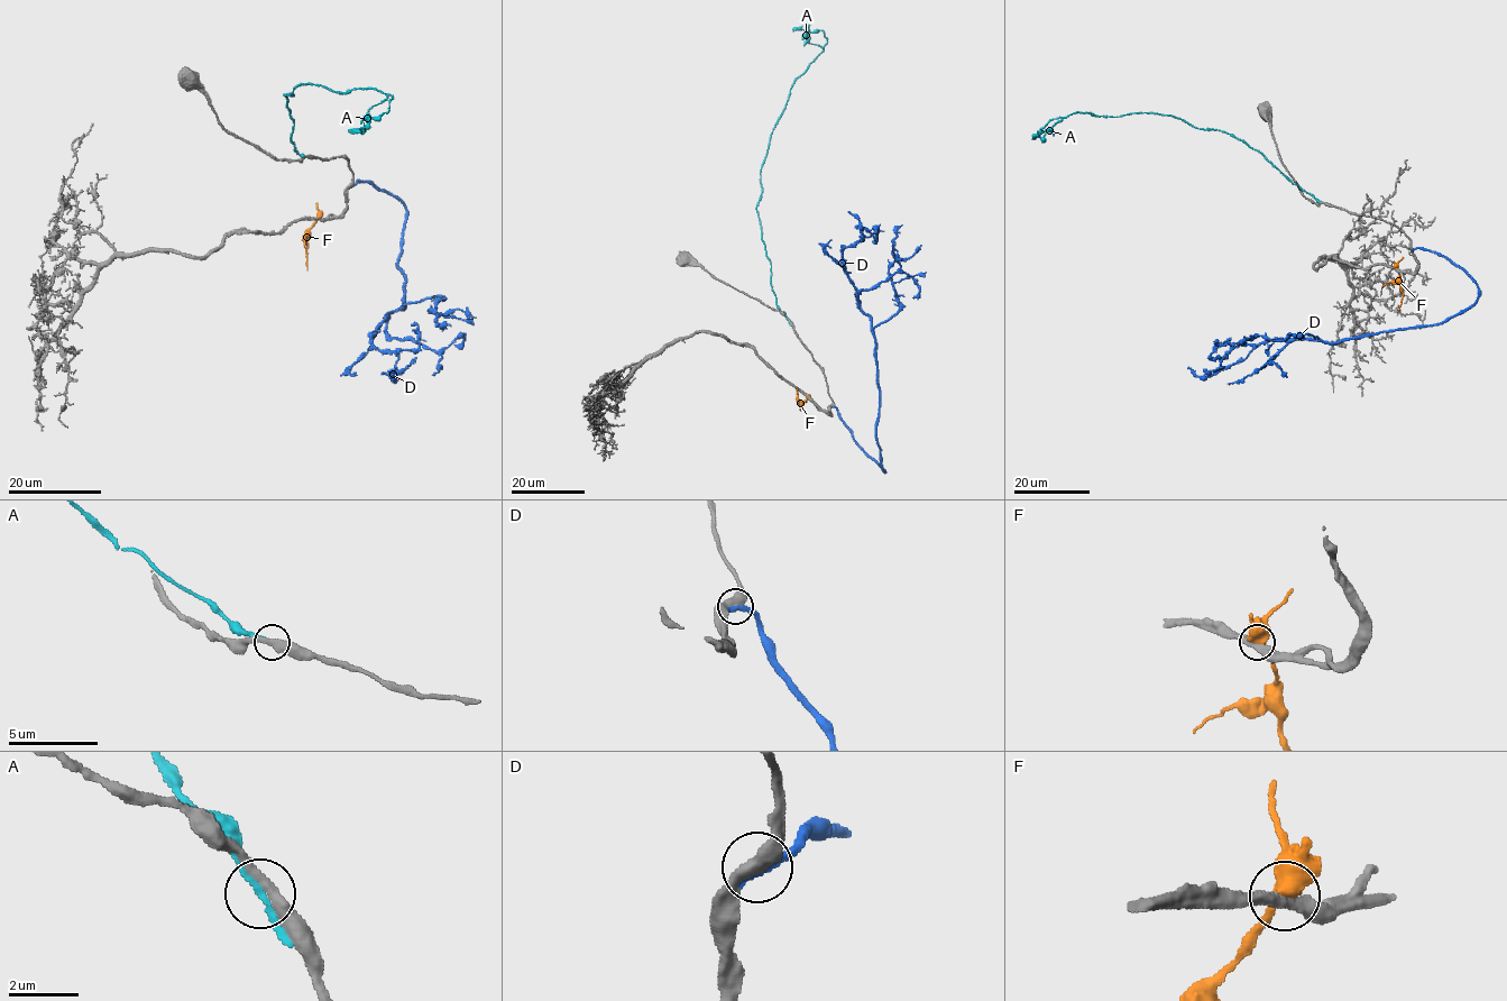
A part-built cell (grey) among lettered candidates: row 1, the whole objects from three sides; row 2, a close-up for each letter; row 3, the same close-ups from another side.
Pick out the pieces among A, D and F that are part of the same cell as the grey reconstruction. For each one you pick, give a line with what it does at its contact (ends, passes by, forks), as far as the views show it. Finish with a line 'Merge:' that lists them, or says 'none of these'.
D: it ends there
Merge: D

